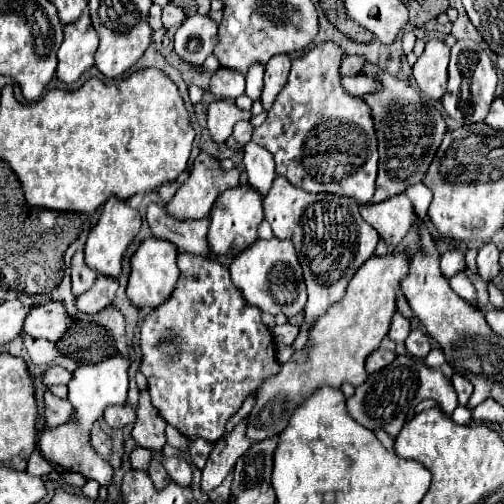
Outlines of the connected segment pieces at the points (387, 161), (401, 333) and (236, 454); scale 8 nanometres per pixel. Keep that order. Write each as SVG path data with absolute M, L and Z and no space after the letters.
M365 63L361 73L381 83L379 91L363 95L373 113L377 147L379 147L377 191L371 203L381 203L393 195L403 193L409 185L419 183L425 177L427 167L431 165L435 151L439 149L441 139L447 131L447 125L443 115L431 103L427 103L407 81L393 77L391 73L373 63Z
M397 311L395 315L393 315L393 319L391 319L391 327L389 327L389 339L393 339L395 343L399 343L399 341L405 341L405 337L409 335L409 331L411 331L411 325L409 325L409 321Z
M241 421L229 435L227 439L221 439L213 453L207 459L207 465L201 475L201 491L211 493L215 487L223 483L223 479L229 475L233 469L235 461L241 457L241 453L251 445L249 439L245 437L245 421Z

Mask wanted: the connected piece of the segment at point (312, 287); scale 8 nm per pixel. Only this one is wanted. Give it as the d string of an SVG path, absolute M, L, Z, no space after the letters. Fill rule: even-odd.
M285 177L275 179L269 195L263 197L263 209L275 237L289 239L295 245L299 263L303 267L309 301L305 305L305 323L301 325L301 333L293 343L295 349L301 349L307 341L309 325L317 317L321 317L333 303L341 301L349 279L367 259L373 257L379 235L359 217L357 201L331 193L307 193L299 187L293 187ZM317 203L319 213L315 213Z

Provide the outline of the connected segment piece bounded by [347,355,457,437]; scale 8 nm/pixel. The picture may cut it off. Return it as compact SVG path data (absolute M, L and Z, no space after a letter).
M403 355L403 357L395 357L395 361L387 367L383 367L381 371L371 373L367 377L367 381L355 389L355 395L351 399L347 399L347 409L349 409L351 417L357 423L361 423L363 427L367 427L371 431L381 427L391 437L395 437L405 423L407 411L425 399L435 399L439 403L439 409L443 409L443 413L449 413L449 417L453 415L453 411L457 407L455 389L441 371L429 369L427 365L413 359L411 355Z

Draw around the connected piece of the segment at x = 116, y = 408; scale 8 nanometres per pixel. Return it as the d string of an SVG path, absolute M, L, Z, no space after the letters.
M111 405L103 411L103 419L111 429L119 429L135 421L135 409L131 405Z

